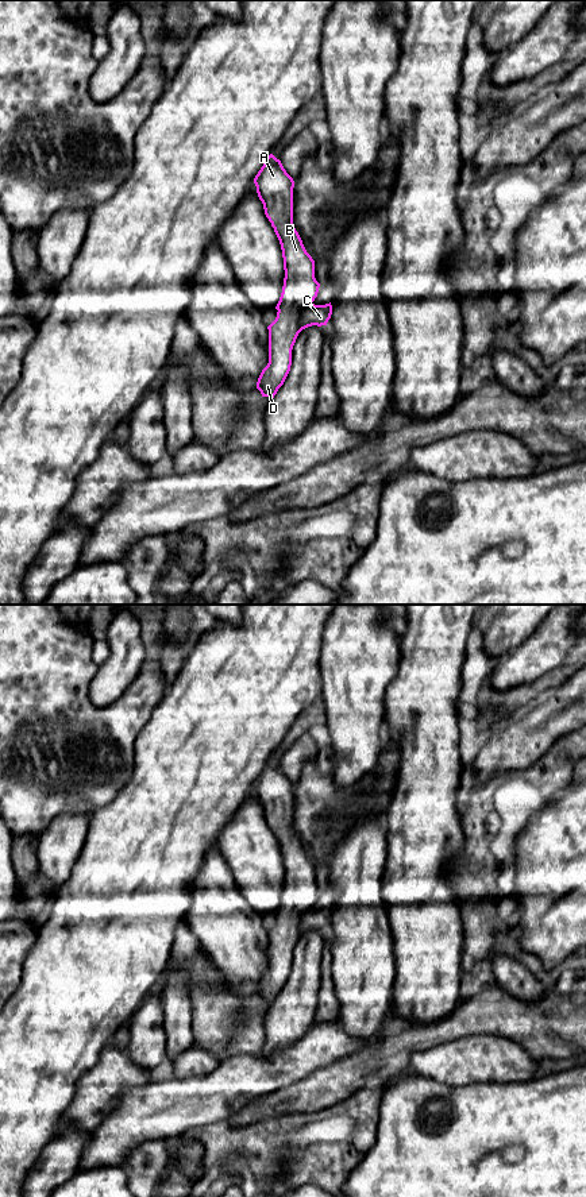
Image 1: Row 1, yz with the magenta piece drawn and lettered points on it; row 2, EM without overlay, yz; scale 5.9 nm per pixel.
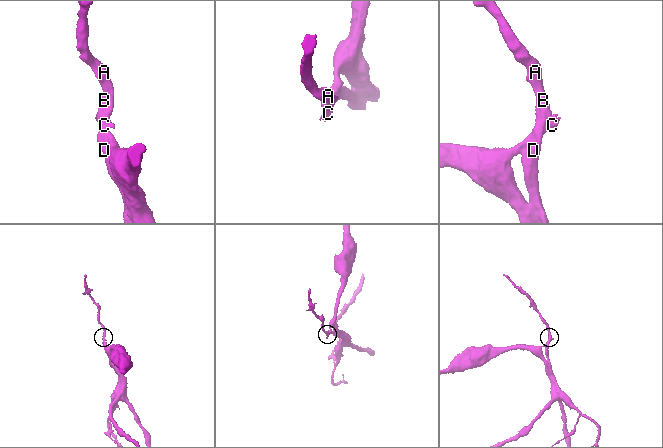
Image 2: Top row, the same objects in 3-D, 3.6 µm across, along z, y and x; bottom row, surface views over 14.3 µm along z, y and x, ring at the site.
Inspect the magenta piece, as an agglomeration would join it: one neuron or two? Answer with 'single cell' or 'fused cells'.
fused cells

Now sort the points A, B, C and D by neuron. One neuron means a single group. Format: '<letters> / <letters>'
A B D / C

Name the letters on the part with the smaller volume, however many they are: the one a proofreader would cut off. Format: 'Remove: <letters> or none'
Remove: A, B, D

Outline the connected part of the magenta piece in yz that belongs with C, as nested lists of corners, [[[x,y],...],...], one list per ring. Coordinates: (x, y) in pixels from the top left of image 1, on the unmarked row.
[[[309,910],[301,916],[300,924],[298,924],[298,935],[312,931],[312,930],[327,930],[328,924],[332,919],[332,910]]]

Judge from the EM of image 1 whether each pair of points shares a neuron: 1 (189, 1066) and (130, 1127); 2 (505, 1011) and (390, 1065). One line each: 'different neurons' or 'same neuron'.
1: different neurons
2: same neuron

